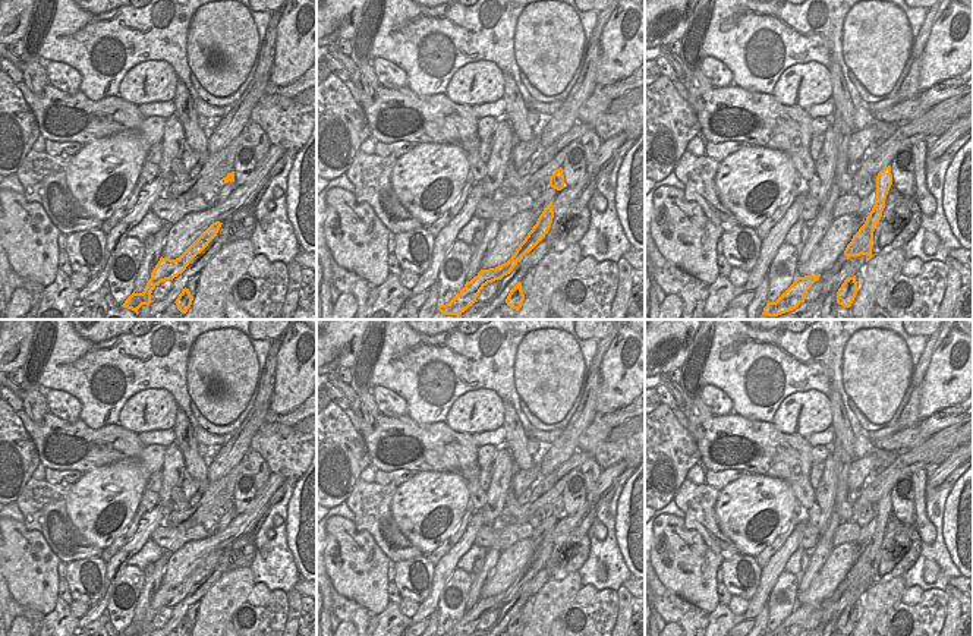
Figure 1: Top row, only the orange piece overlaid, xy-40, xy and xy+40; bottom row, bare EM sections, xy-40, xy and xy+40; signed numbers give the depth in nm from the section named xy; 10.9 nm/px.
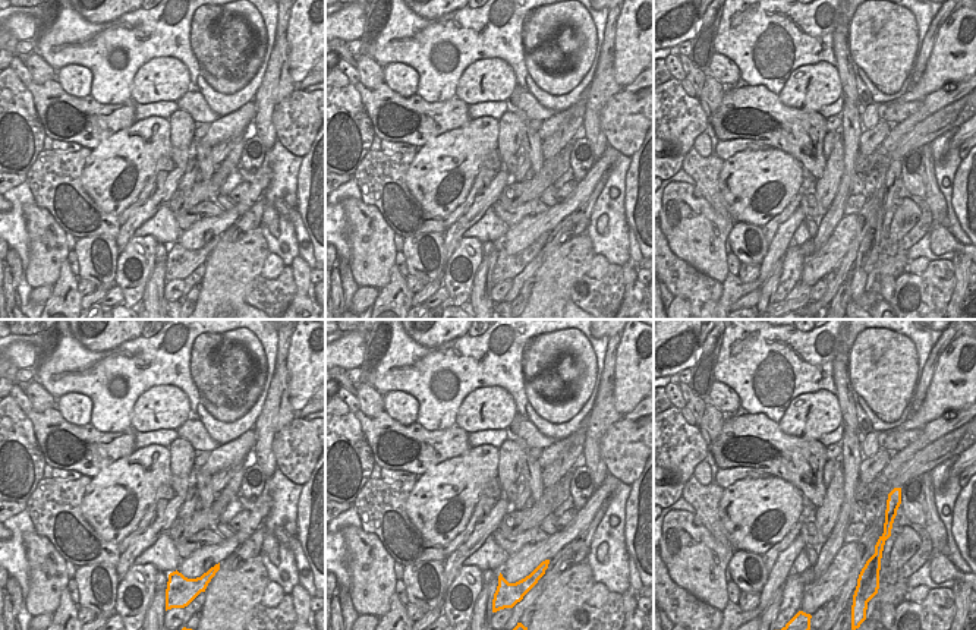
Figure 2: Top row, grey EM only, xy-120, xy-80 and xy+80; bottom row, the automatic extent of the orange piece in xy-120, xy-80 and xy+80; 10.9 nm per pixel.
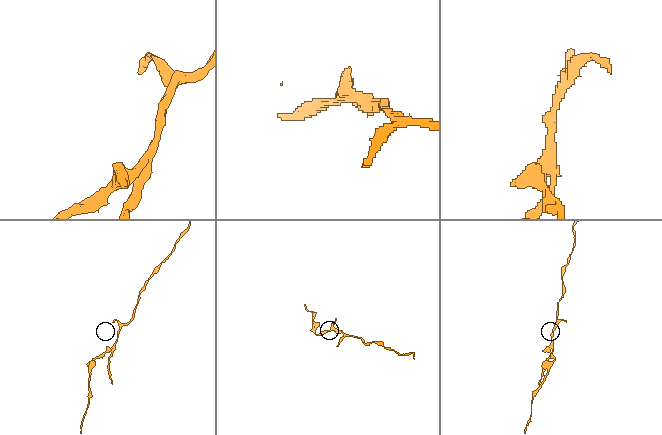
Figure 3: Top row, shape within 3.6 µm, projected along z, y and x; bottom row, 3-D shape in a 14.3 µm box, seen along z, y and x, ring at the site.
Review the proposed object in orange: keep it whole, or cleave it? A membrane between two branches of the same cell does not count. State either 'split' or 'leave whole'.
split

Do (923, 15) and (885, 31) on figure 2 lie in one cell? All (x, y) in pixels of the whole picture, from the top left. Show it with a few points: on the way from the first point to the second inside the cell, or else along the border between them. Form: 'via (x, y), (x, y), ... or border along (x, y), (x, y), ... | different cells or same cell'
border along (913, 15), (918, 24), (919, 44) | different cells

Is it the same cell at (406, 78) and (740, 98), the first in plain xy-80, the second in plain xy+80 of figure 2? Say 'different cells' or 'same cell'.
different cells

